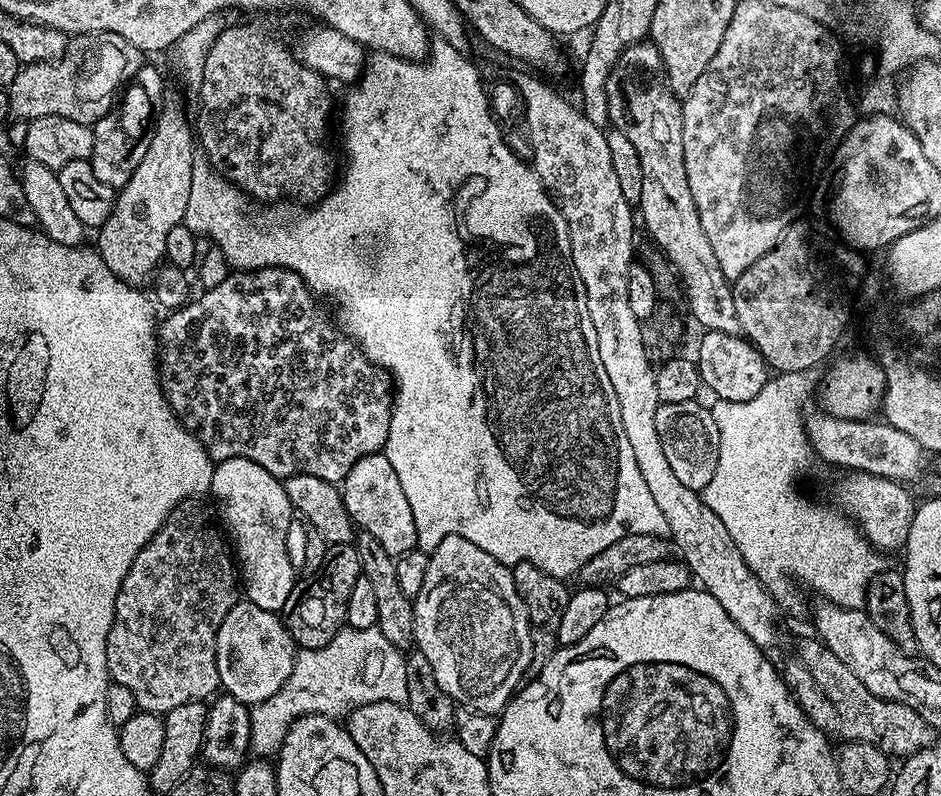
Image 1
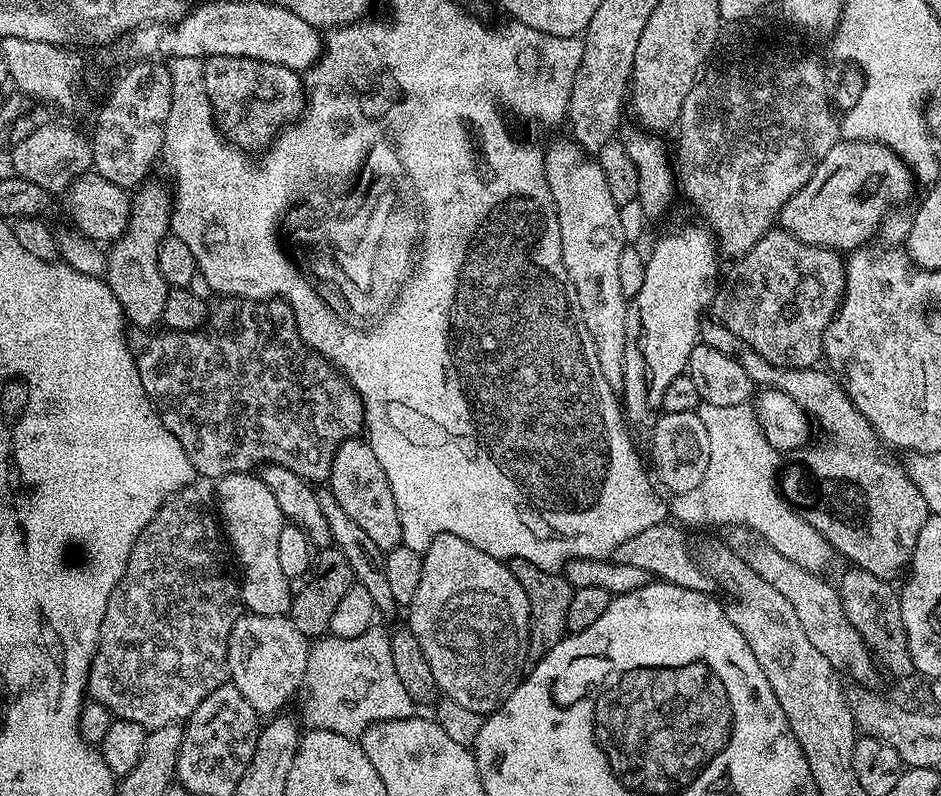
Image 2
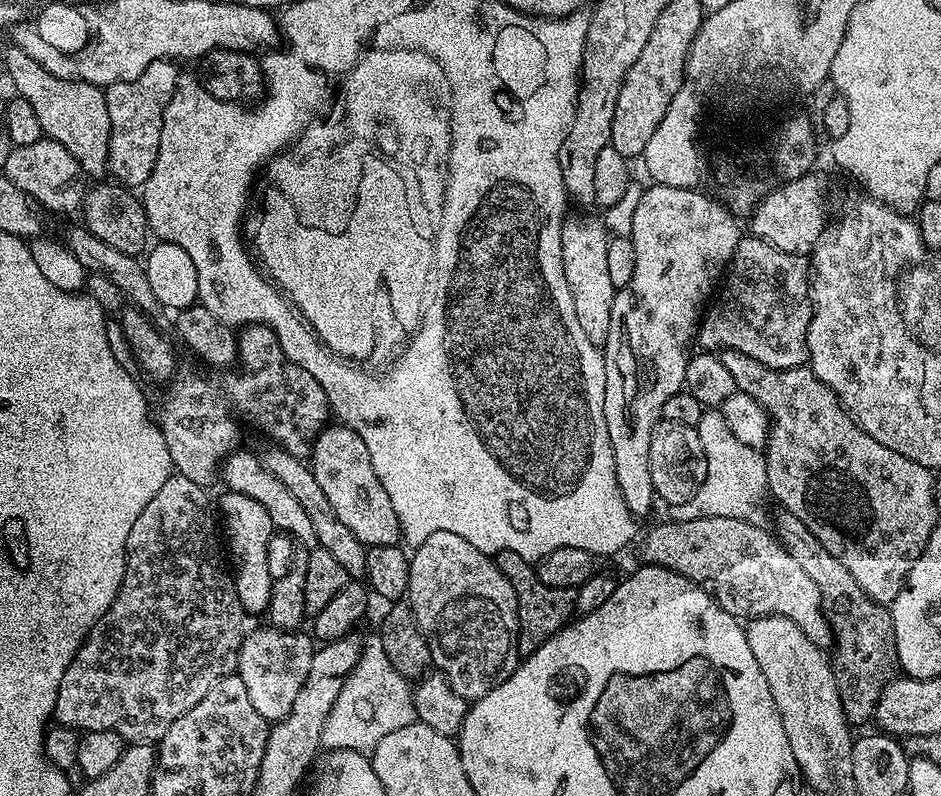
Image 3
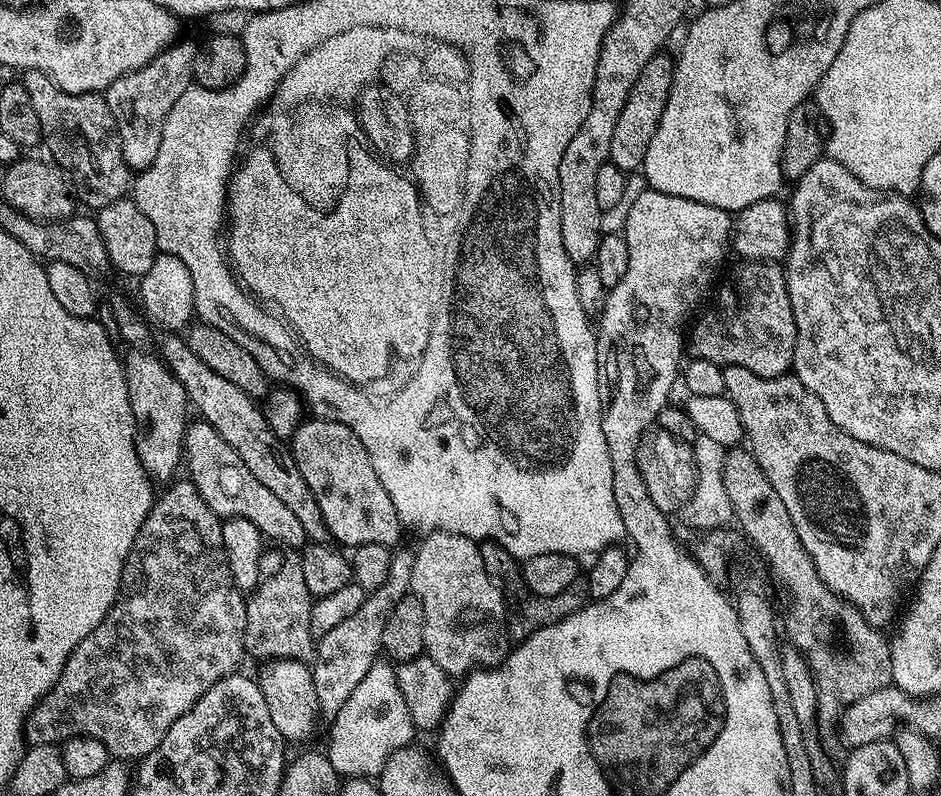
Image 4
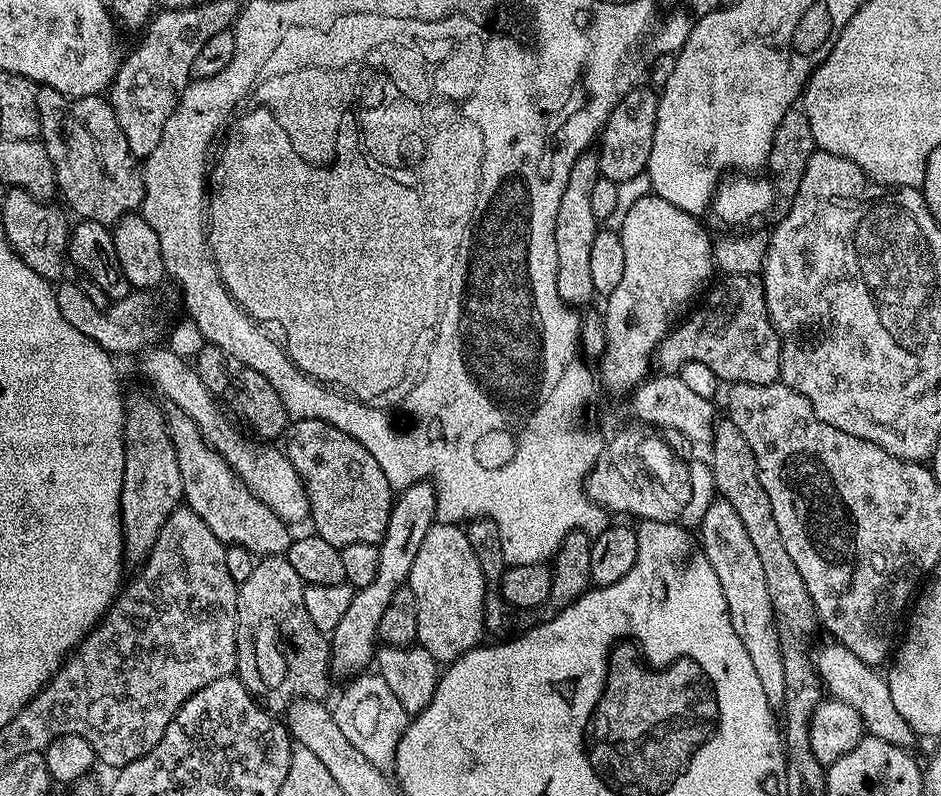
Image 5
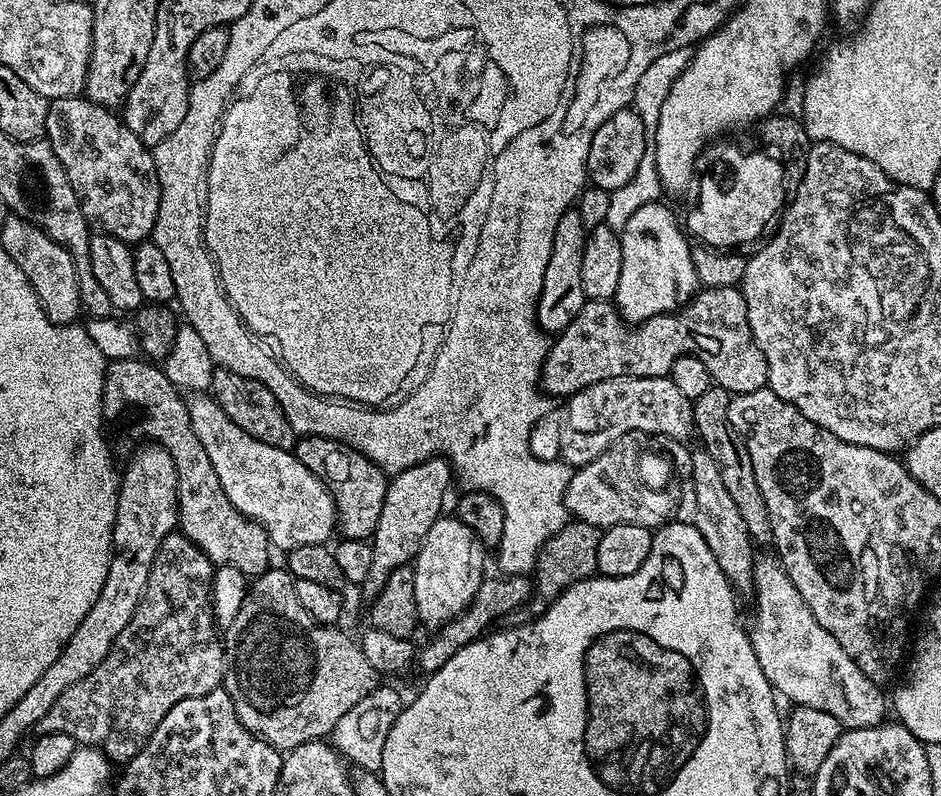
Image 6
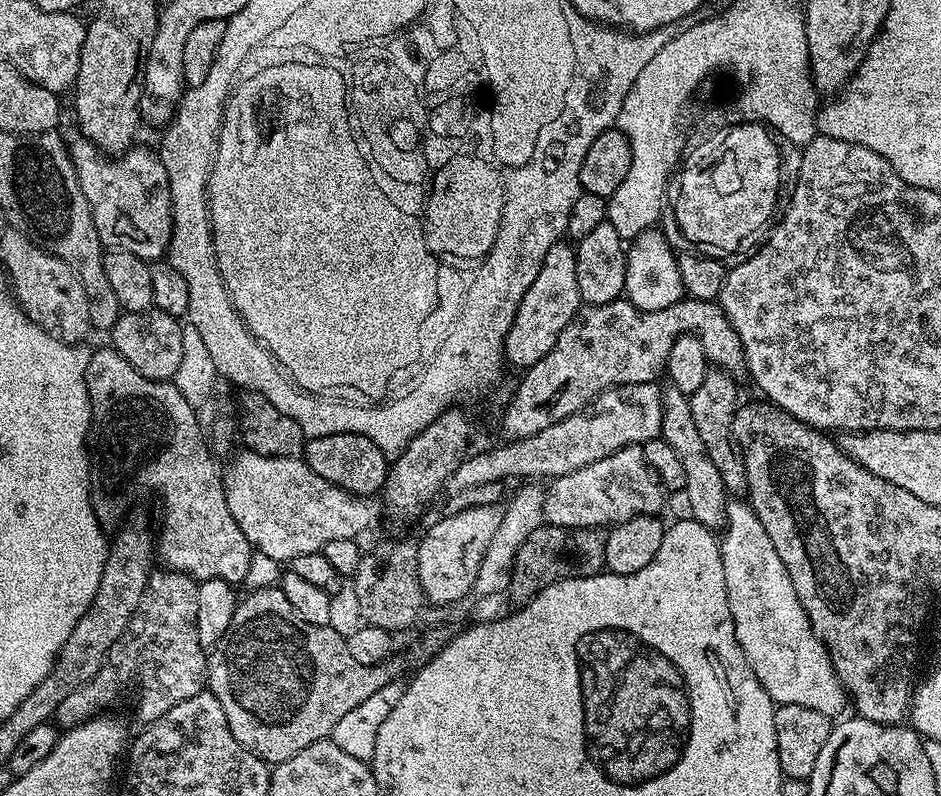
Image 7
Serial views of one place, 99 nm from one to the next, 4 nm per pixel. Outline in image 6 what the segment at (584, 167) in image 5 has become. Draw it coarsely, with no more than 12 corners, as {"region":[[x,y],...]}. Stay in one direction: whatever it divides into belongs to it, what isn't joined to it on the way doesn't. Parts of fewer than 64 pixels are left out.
{"region":[[558,218],[536,322],[559,334],[582,310],[586,229]]}

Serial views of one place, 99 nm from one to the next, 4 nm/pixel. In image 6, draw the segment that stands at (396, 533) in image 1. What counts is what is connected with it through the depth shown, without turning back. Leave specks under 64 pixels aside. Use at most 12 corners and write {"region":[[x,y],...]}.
{"region":[[300,436],[343,539],[367,541],[389,477],[353,445]]}

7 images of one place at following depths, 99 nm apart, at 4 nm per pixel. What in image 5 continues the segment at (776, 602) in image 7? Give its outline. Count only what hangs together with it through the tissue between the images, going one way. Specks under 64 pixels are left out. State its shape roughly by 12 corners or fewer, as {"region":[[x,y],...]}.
{"region":[[827,643],[814,652],[831,699],[854,706],[867,735],[911,749],[898,714],[873,665]]}

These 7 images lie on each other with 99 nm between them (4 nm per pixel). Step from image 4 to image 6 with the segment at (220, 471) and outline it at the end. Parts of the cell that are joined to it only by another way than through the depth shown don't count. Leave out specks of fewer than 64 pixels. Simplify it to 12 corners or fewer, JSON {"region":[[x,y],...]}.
{"region":[[144,358],[103,369],[102,414],[174,458],[179,531],[255,578],[274,548],[227,498],[185,397]]}

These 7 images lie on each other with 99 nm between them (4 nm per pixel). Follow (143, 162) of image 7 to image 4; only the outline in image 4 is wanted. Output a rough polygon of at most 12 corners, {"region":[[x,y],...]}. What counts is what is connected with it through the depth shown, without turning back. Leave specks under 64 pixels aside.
{"region":[[24,72],[43,147],[88,210],[125,199],[134,173],[99,92]]}

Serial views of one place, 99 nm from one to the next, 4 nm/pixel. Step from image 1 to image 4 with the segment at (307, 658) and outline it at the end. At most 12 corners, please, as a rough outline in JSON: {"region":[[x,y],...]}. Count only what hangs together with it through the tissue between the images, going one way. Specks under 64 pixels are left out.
{"region":[[384,658],[331,724],[341,778],[379,777],[418,736]]}

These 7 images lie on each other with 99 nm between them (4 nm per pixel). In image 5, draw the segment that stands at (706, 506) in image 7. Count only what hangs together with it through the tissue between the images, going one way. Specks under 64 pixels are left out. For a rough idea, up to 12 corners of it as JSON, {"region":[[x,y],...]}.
{"region":[[710,502],[698,543],[766,702],[783,709],[766,574],[730,502]]}

